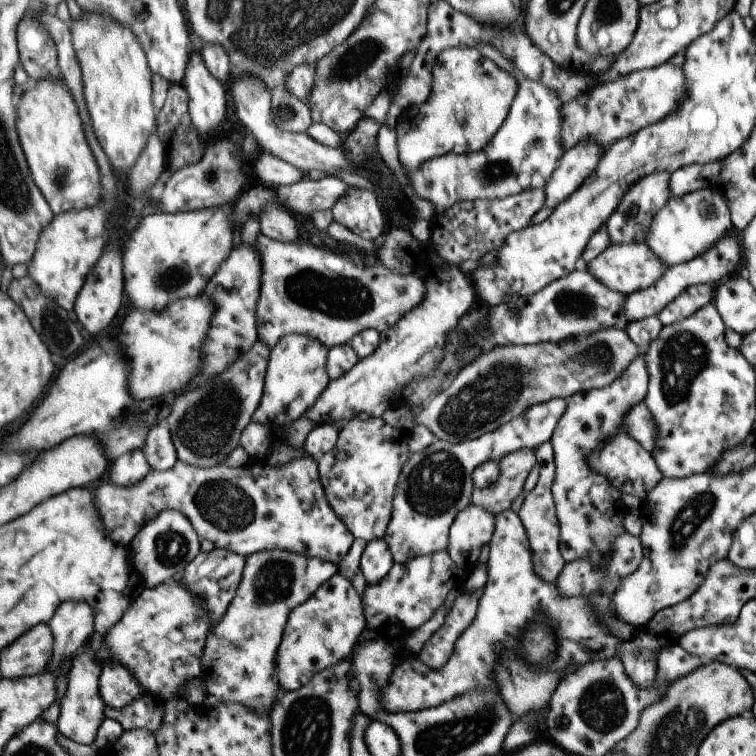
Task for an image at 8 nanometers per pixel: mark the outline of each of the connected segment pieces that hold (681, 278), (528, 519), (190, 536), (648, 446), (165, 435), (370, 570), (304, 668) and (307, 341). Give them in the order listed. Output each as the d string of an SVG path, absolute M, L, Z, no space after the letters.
M728 233L715 242L715 246L712 246L709 251L705 251L703 254L687 262L667 267L665 274L663 274L655 284L626 295L621 309L625 320L629 323L633 322L633 320L656 316L658 312L661 312L662 308L665 308L666 304L669 304L671 300L678 294L681 294L681 291L685 290L688 286L697 284L709 284L714 286L722 280L729 278L742 267L742 260L739 254L741 254L741 252L739 252L737 239L734 235Z
M549 441L537 446L533 450L537 466L539 466L538 479L535 486L528 491L517 507L517 518L521 521L525 534L528 538L529 552L531 557L531 568L543 582L553 582L561 568L566 563L558 549L559 527L555 516L555 507L551 496L550 487L554 478L554 456Z
M164 510L145 523L128 546L131 564L147 589L179 577L187 563L200 551L200 539L181 512Z
M639 402L629 410L628 416L623 421L623 428L625 428L625 433L636 440L643 450L649 454L653 452L657 428L655 428L655 422L643 402Z
M165 421L149 427L141 449L147 464L153 470L167 469L177 461Z
M375 539L365 544L358 567L363 575L365 584L371 586L373 582L379 582L387 574L387 570L391 568L393 563L385 541Z
M335 573L315 590L307 602L289 612L276 654L280 688L284 692L297 690L317 672L349 658L365 624L360 596L346 576Z
M288 334L278 338L270 347L261 398L251 414L251 422L272 428L299 418L330 381L325 372L327 351L328 348L321 346L321 342L306 336Z

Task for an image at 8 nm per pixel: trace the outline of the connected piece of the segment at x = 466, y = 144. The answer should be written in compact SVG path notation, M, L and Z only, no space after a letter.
M445 48L443 52L439 52L431 67L429 96L422 103L407 106L395 122L396 149L400 166L405 170L417 170L423 162L447 153L469 154L483 150L505 120L511 101L516 96L517 87L516 78L497 68L489 58L483 58L474 48Z

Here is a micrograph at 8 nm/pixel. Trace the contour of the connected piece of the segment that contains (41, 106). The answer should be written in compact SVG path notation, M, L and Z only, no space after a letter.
M61 78L35 80L30 90L23 91L21 98L16 101L15 134L23 151L31 180L54 215L69 212L69 210L83 210L97 204L97 200L101 199L99 168L89 150L89 144L85 142L83 124L81 124L77 106Z

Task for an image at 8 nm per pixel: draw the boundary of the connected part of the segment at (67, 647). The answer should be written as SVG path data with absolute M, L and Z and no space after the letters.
M61 602L46 624L53 638L49 670L55 674L59 666L71 658L86 642L93 630L95 612L85 602Z

